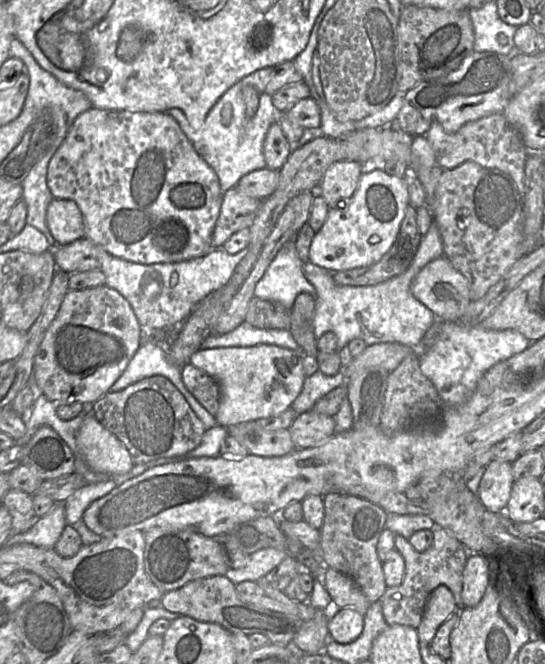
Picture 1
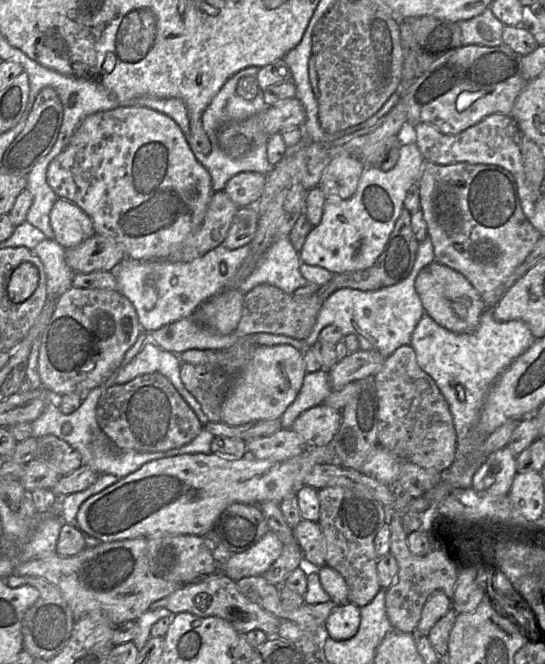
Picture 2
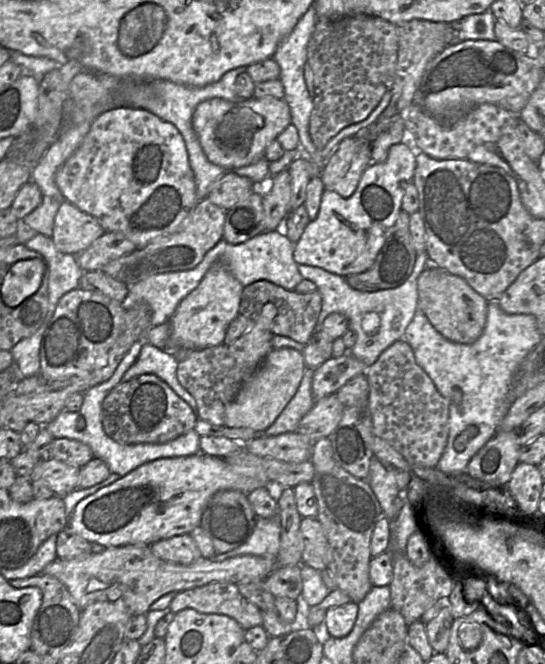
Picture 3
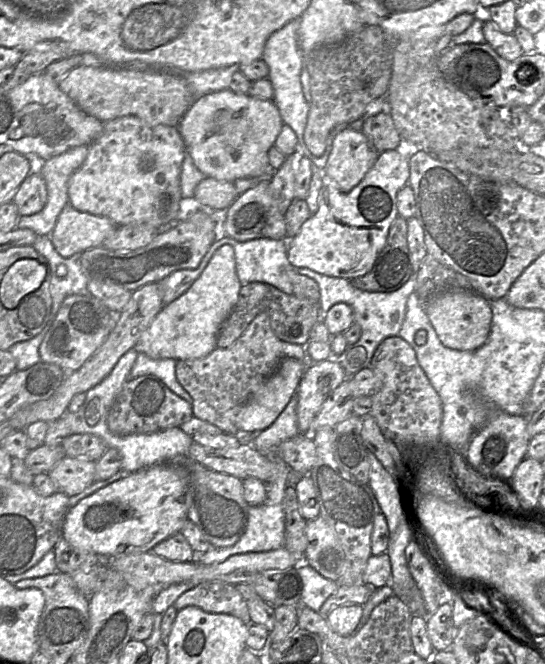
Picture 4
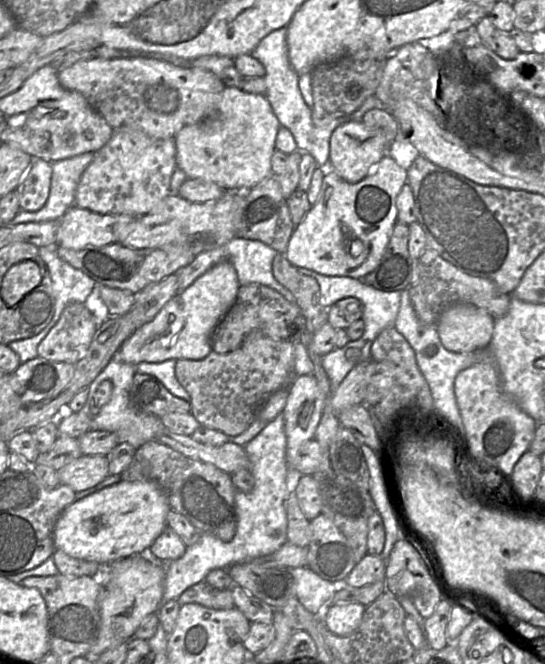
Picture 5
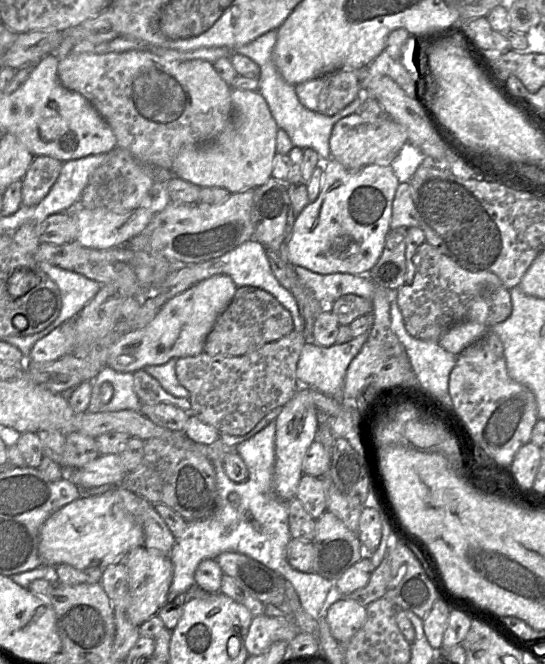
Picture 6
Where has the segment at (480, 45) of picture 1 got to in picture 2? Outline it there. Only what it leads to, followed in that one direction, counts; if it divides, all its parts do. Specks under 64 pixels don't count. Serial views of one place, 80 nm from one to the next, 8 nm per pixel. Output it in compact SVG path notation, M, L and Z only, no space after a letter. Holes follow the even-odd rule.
M488 7L480 15L460 23L463 45L499 46L505 25Z

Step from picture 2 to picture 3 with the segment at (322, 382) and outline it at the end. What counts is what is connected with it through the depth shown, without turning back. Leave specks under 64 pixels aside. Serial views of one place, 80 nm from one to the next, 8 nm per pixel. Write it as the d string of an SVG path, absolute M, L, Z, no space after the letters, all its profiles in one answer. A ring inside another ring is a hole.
M307 367L297 392L280 413L275 422L263 433L267 436L276 436L287 432L296 432L301 419L314 406L312 394L312 379L314 370Z

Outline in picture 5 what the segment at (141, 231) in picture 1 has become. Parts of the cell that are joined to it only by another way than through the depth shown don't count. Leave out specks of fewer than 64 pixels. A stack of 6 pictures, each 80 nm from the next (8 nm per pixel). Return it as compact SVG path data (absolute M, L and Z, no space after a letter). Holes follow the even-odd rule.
M121 127L93 155L76 189L74 206L100 215L149 214L170 195L170 183L176 164L175 138L155 139L144 132Z

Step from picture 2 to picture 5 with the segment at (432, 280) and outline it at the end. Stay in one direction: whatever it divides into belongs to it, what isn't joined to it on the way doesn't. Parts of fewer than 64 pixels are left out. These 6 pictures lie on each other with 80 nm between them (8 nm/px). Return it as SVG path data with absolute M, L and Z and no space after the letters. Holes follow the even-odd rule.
M454 304L442 311L436 329L445 349L455 353L486 348L492 338L494 318L471 304Z

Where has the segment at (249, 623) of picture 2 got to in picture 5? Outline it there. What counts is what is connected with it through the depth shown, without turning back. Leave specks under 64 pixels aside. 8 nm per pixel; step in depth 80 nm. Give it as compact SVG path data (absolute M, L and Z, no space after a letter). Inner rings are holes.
M205 581L197 583L178 598L180 606L188 603L197 603L211 609L226 610L235 607L231 589L219 590Z

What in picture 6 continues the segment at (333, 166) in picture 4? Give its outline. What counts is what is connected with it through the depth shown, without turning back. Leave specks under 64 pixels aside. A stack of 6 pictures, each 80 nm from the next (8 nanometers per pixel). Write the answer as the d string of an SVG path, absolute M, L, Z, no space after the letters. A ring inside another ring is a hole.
M353 113L333 126L329 147L333 159L349 172L358 172L367 165L390 166L406 142L405 128L390 117Z

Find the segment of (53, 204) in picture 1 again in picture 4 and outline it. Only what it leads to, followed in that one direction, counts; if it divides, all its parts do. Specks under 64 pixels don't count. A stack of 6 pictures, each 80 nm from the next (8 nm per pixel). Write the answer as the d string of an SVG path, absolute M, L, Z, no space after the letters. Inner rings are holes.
M68 204L59 214L50 240L61 256L69 258L101 246L116 229L108 218L80 212Z

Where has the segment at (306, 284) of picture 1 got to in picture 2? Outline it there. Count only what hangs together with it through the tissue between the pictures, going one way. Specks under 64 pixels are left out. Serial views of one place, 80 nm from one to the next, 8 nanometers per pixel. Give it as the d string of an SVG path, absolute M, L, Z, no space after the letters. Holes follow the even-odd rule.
M289 237L275 239L238 289L245 294L255 286L266 283L293 294L297 288L309 283L301 274L300 264L299 253Z

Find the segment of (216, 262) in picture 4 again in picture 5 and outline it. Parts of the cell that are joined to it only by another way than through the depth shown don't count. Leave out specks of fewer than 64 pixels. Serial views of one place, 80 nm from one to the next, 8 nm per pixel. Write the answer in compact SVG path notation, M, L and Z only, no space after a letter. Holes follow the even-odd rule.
M222 261L182 292L178 292L153 320L137 329L120 347L117 358L137 365L166 360L202 360L211 351L211 336L216 326L234 304L240 284L231 262Z

